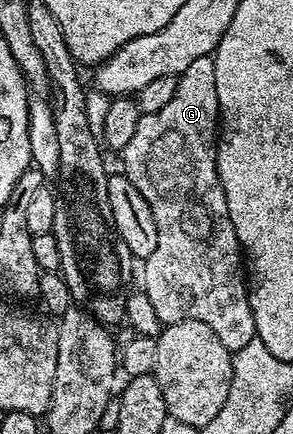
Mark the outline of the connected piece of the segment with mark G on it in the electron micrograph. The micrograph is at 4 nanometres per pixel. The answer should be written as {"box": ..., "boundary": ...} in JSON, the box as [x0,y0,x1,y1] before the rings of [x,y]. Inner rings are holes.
{"box":[122,56,256,354],"boundary":[[[212,56],[194,58],[194,62],[190,62],[190,66],[186,66],[186,70],[176,81],[174,98],[170,98],[170,102],[166,102],[166,106],[162,106],[162,110],[157,110],[154,114],[141,115],[138,130],[134,130],[134,138],[130,139],[129,145],[122,151],[122,157],[124,157],[122,172],[138,192],[146,198],[146,202],[154,214],[154,222],[158,226],[158,246],[154,246],[154,254],[150,254],[142,264],[142,268],[144,268],[142,292],[150,298],[150,303],[154,306],[154,313],[160,319],[161,325],[167,326],[187,320],[206,322],[206,326],[210,326],[210,330],[214,330],[214,334],[218,334],[222,346],[226,346],[229,352],[235,354],[238,350],[242,350],[242,346],[246,346],[246,342],[256,339],[256,327],[254,326],[254,314],[250,310],[250,302],[248,301],[246,268],[242,263],[242,249],[238,242],[238,234],[234,234],[234,222],[230,222],[230,210],[226,210],[226,194],[222,190],[216,169],[219,115],[220,103],[214,82],[214,59]]]}

